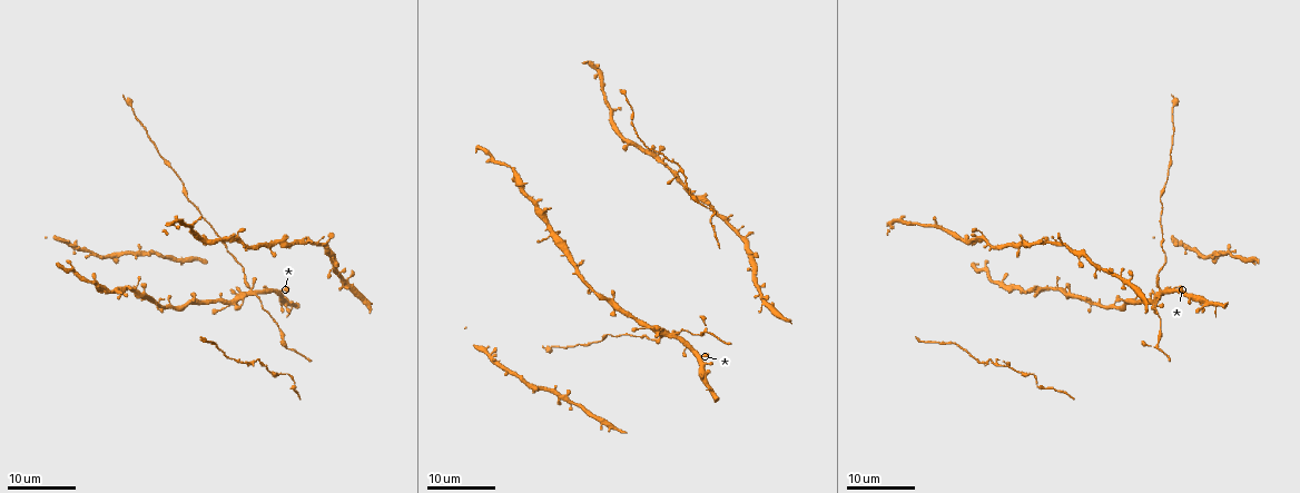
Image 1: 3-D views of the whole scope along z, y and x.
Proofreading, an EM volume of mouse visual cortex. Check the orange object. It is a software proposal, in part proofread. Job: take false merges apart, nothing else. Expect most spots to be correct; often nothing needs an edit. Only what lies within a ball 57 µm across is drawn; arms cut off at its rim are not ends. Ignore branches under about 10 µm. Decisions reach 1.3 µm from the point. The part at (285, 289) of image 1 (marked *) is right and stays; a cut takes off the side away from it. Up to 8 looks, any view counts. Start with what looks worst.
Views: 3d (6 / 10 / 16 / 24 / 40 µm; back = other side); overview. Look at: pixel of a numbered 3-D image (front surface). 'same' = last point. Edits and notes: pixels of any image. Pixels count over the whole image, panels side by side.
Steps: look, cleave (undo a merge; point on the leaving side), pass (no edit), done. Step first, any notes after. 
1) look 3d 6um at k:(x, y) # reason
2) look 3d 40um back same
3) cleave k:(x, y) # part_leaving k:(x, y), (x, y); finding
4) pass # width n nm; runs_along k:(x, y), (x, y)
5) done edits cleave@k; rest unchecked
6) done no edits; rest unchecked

look 3d 16um at 1:(675, 332)

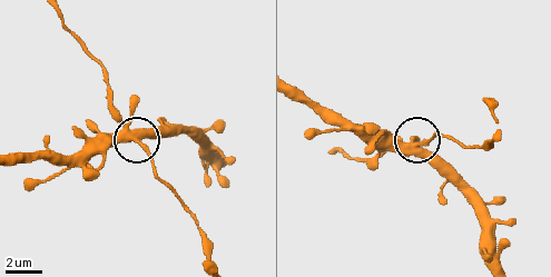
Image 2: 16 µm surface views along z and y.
look 3d 6um at 2:(420, 144)

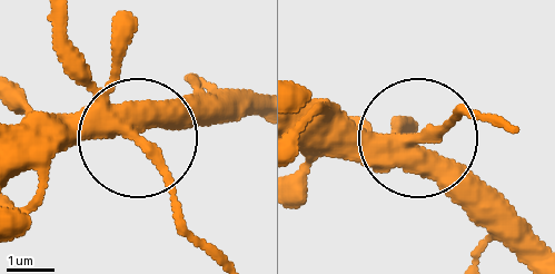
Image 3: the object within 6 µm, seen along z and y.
pass # continuous, no second neuron

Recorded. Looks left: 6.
look 3d 16um at 1:(1149, 346) # thin neck

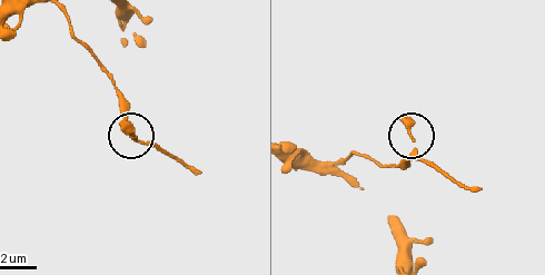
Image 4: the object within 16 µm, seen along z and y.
look 3d 6um at 4:(134, 135) # zoom in

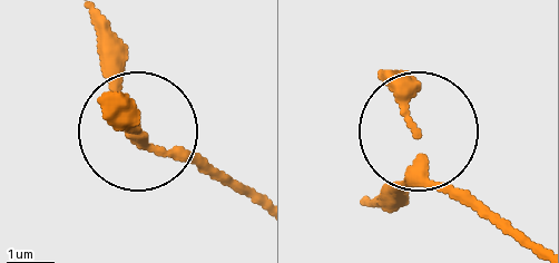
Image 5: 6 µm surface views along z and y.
pass # width 160 nm; runs_along 5:(371, 200), (411, 176), (423, 136), (427, 176), (502, 220); all the same neuron

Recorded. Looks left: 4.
look 3d 24um at 1:(764, 304) # calibre changes

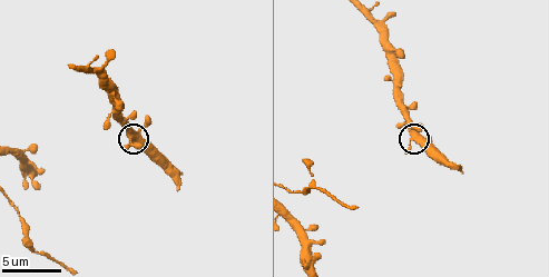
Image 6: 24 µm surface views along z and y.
look 3d 10um at 6:(414, 138)

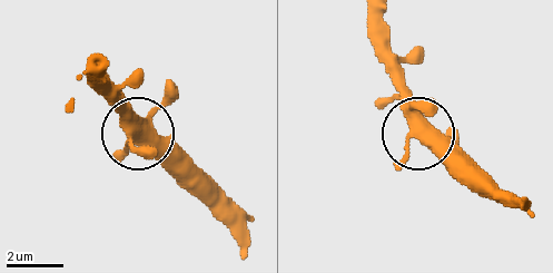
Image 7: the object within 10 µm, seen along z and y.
pass # all the same neuron

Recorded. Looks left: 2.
look 3d 16um at 1:(256, 357)

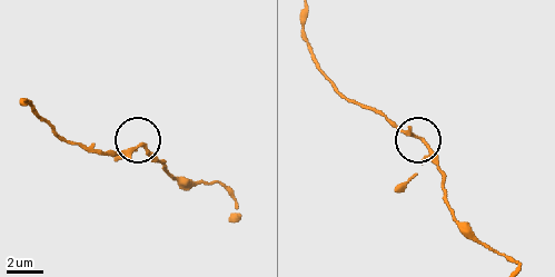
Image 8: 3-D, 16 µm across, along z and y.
look 3d 10um at 8:(422, 138)

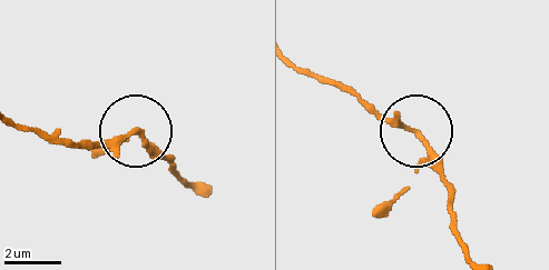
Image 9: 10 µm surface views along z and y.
pass # one neuron here

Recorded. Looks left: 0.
done no edits; rest unchecked

